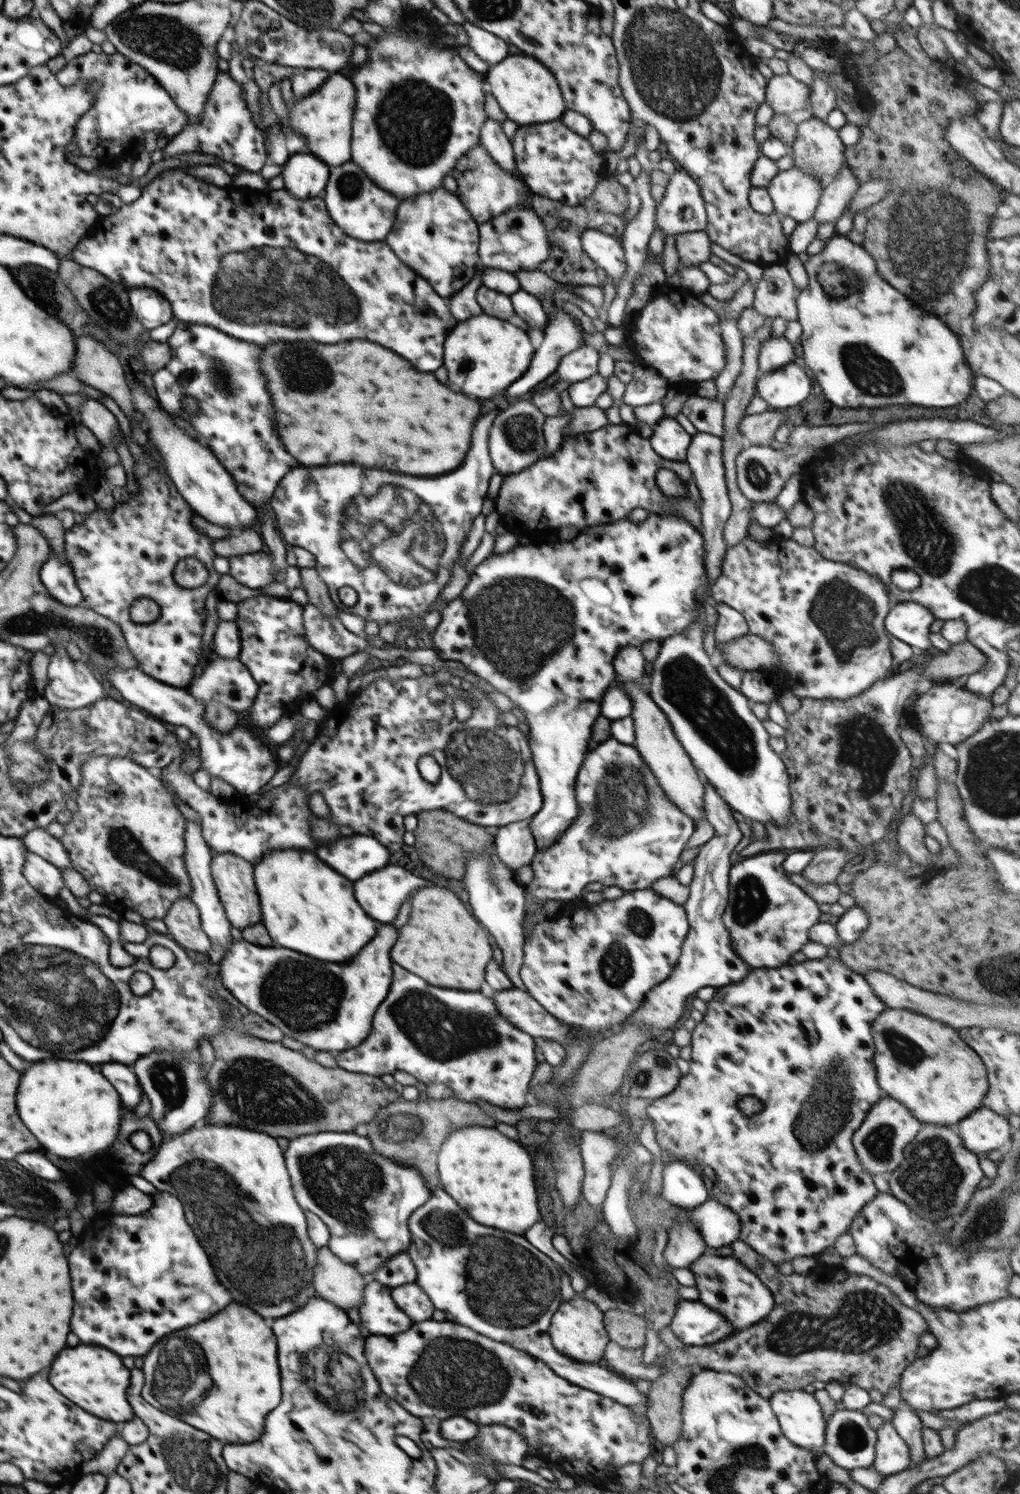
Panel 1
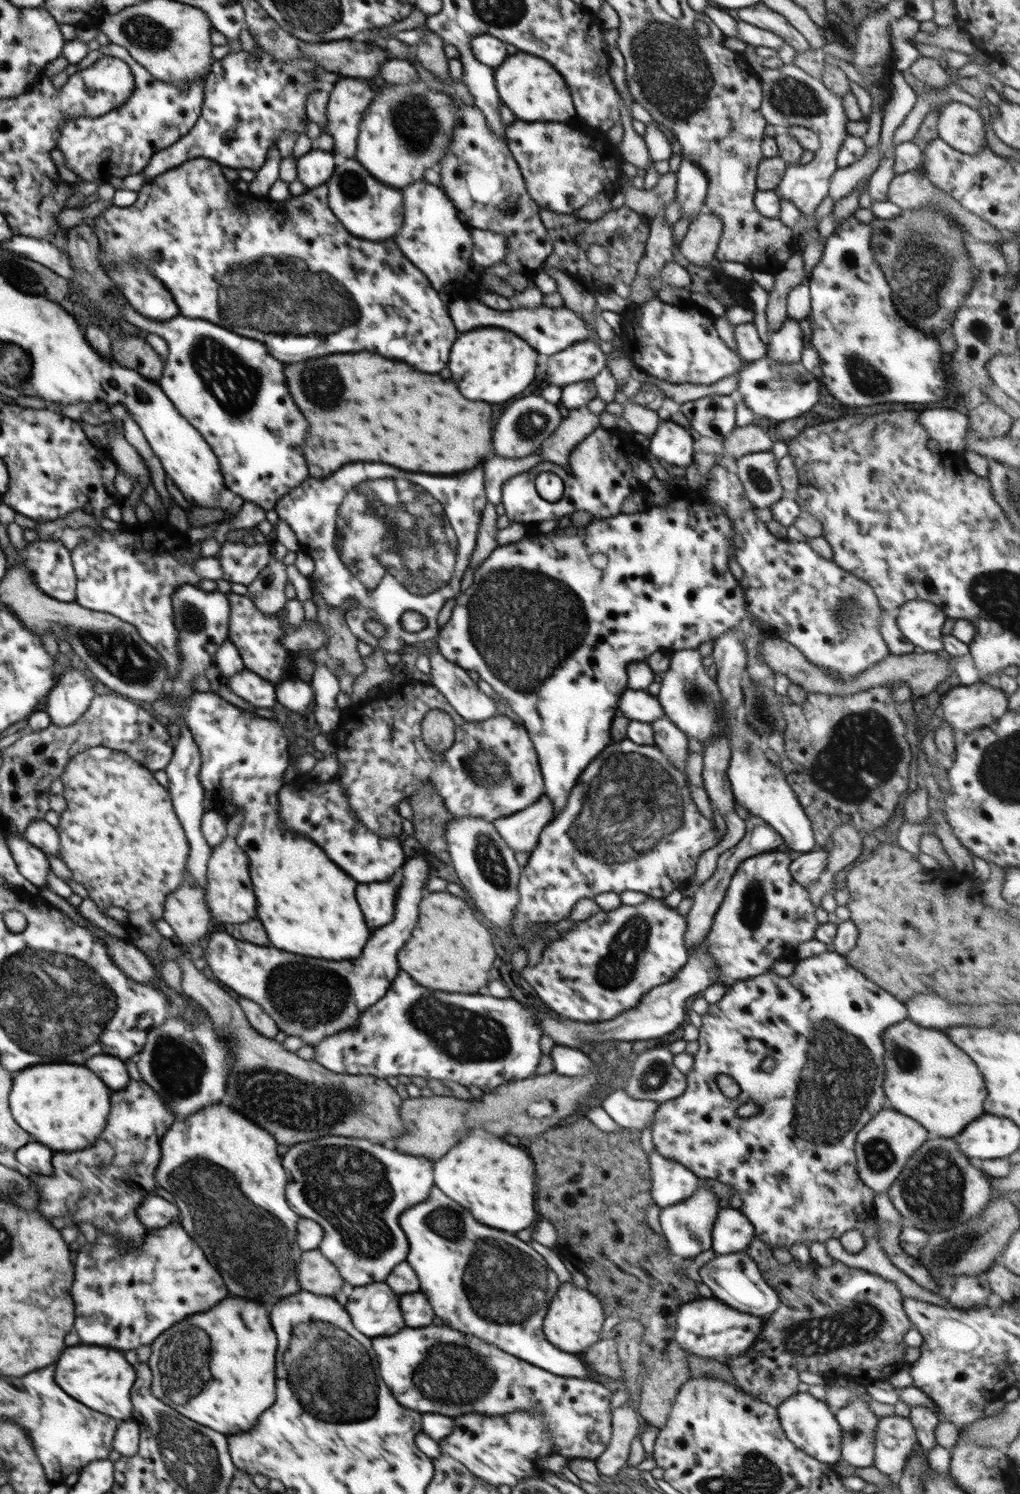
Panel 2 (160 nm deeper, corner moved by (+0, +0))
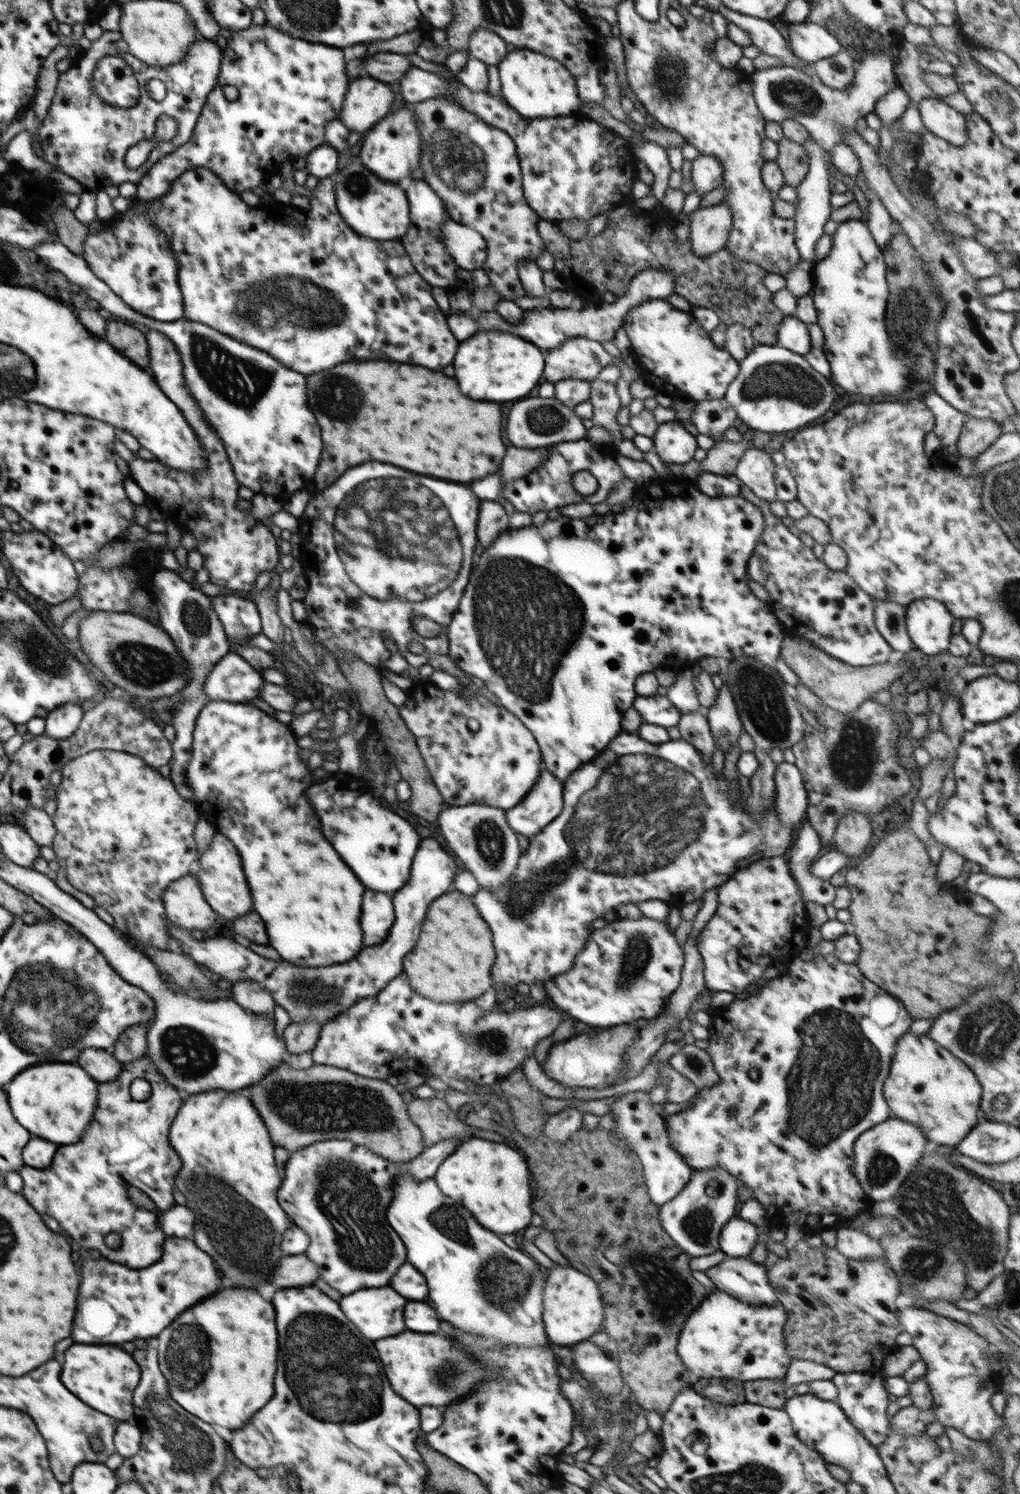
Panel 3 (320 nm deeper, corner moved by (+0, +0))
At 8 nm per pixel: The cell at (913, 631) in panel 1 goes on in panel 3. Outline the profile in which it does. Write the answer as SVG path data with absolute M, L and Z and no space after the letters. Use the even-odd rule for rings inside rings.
M918 599L906 606L906 632L924 654L940 654L950 645L955 616L939 600Z

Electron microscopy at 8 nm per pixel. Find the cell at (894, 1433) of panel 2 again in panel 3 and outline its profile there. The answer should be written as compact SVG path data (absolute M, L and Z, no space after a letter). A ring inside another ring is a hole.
M913 1404L901 1408L894 1416L889 1418L890 1431L901 1435L918 1436L925 1432L928 1424L936 1418L934 1406L922 1410Z

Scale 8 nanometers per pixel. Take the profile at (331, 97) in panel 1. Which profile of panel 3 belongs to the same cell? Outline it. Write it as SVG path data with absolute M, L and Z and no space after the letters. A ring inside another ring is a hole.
M368 76L358 77L348 85L340 120L350 132L365 134L390 112L392 104L390 85Z

